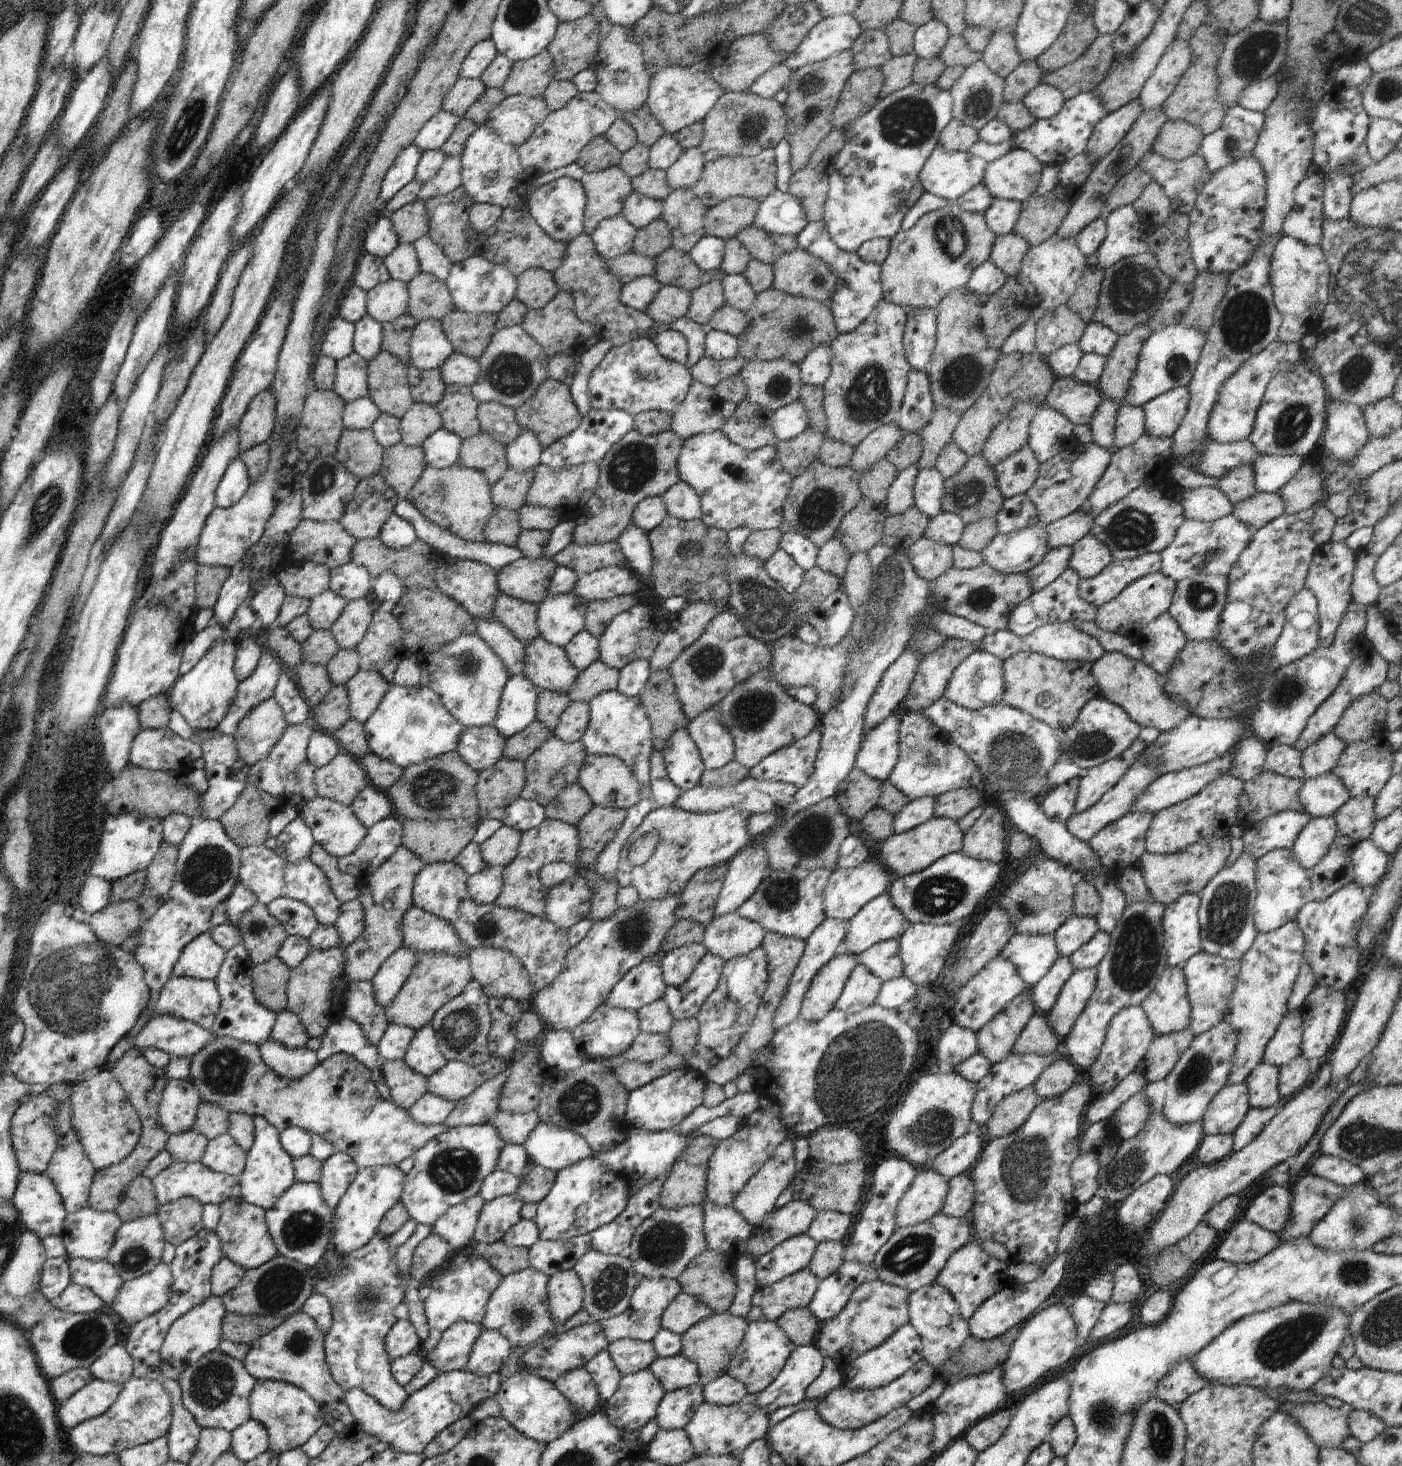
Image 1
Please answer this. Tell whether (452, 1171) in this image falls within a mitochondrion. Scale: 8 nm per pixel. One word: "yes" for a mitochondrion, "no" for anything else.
yes

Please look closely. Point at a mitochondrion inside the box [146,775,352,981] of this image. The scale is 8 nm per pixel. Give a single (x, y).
(206, 870)

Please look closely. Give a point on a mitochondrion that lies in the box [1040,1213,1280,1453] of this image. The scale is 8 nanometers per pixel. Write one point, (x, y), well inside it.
(1102, 1413)

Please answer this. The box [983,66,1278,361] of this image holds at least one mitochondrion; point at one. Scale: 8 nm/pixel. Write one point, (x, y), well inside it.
(1245, 321)

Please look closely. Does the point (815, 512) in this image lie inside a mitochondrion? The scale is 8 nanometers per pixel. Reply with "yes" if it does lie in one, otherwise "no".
yes

